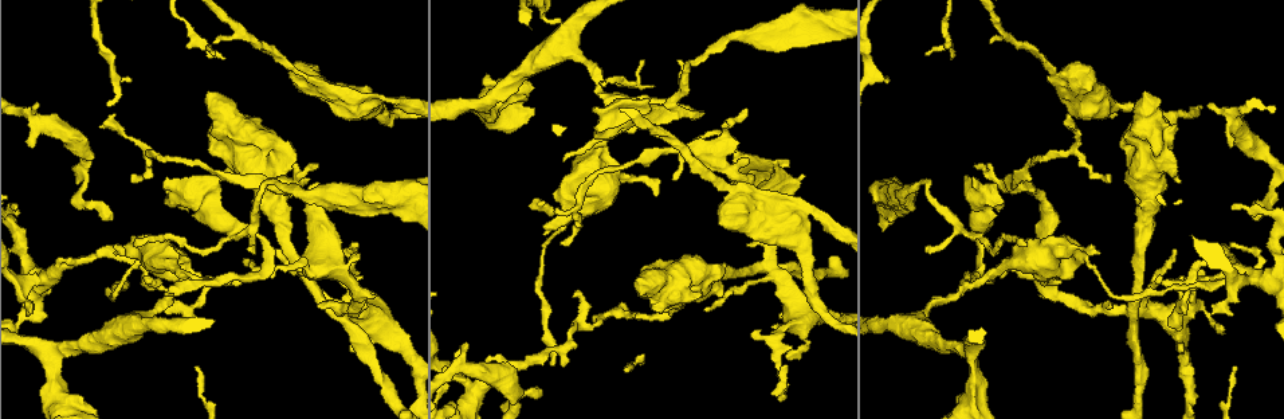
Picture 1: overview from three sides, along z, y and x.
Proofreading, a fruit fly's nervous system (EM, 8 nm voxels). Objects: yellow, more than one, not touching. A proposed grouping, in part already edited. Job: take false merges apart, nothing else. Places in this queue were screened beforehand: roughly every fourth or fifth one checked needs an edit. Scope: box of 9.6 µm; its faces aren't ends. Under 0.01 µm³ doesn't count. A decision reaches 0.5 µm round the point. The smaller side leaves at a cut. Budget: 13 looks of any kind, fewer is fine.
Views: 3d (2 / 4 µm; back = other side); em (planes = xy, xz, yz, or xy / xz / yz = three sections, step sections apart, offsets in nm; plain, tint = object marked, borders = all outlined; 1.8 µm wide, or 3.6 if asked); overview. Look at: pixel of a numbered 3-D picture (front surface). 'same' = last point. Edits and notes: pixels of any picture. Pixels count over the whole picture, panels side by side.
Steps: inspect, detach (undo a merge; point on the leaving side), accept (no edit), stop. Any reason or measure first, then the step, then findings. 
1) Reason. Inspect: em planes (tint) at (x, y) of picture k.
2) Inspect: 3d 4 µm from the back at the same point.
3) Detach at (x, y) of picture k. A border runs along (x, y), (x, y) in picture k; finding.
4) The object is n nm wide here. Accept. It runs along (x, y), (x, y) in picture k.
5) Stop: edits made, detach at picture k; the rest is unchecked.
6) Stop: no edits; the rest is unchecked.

Sudden change in width. Inspect: 3d 4 µm at (676, 108) of picture 1.

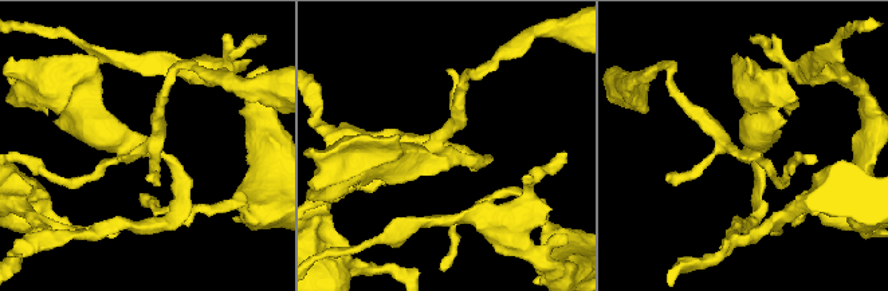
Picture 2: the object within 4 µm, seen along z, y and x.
Inspect: em xy step 8 (tint) at (447, 155) of picture 2.

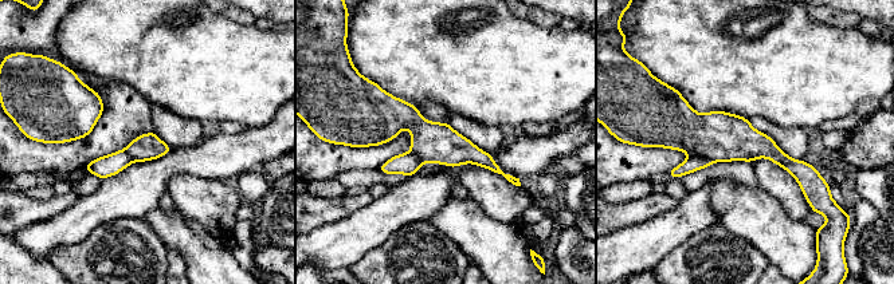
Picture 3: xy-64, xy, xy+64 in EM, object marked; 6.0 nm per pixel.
Another direction. Inspect: em planes (tint) at the same point.

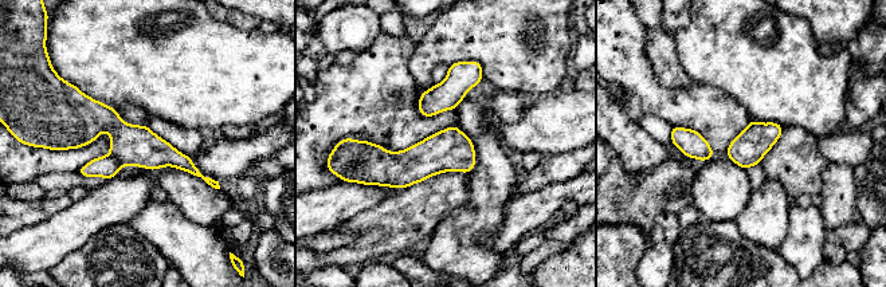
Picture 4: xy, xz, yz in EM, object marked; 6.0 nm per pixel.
The object is 200 nm wide here. Detach at (106, 166) of picture 4. A border runs along (109, 154), (124, 165) in picture 4; a second cell is stuck on.

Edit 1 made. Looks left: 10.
Sudden change in width. Inspect: em planes (tint) at (187, 282) of picture 1.

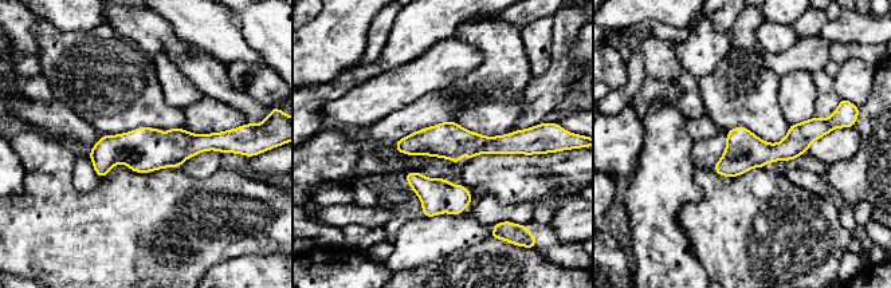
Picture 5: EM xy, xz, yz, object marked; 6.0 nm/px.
Accept. It runs along (223, 146), (191, 144), (93, 154) in picture 5; continuous, no second cell.

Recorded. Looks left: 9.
See it whole again. Inspect: overview.

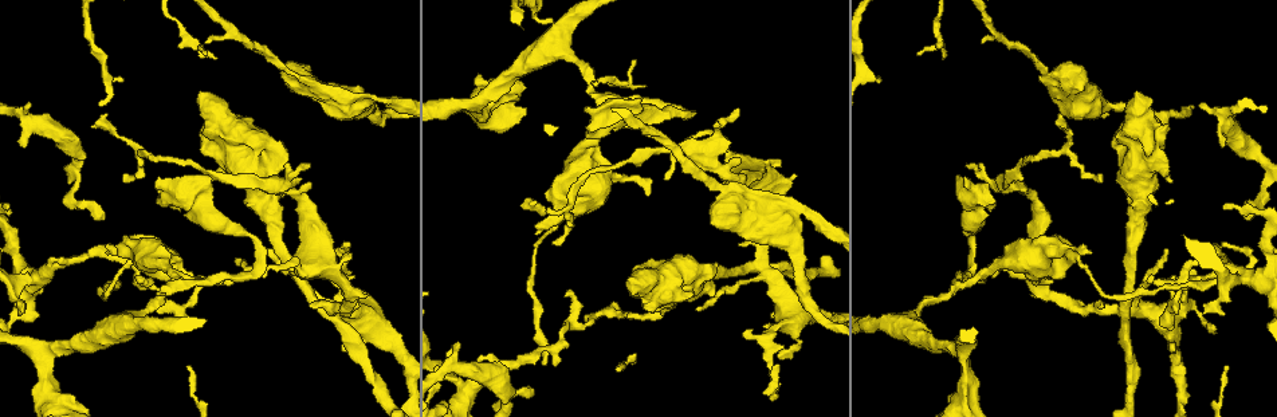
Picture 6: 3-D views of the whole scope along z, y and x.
Sharp bend. Inspect: em 3.6 µm planes (tint) at (962, 394) of picture 6.

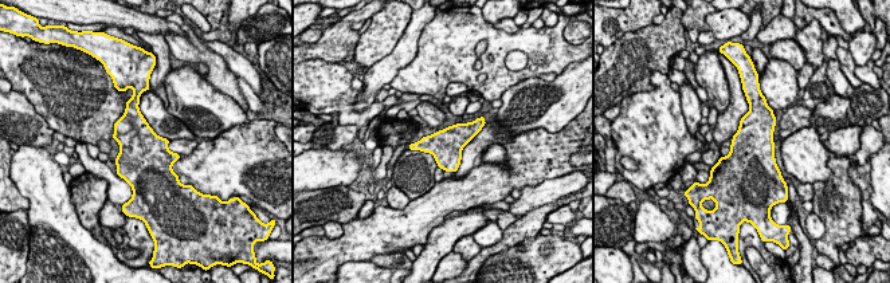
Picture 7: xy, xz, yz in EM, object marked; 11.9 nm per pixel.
Accept. One cell here.

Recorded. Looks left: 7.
Branch point. Inspect: em planes (plain) at (1228, 121) of picture 6.

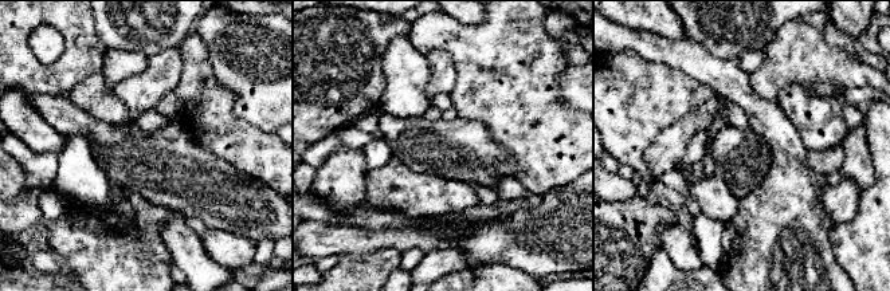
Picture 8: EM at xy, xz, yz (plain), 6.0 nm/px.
With the object marked. Inspect: em planes (tint) at the same point.

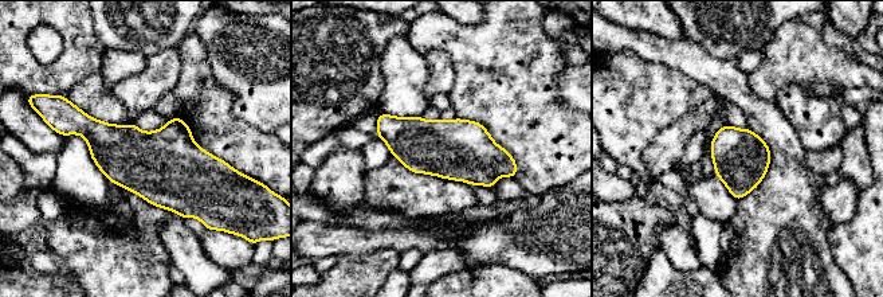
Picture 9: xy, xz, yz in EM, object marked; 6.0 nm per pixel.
The object is 340 nm wide here. Accept. One cell here.

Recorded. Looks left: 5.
Stop: edits made, detach at picture 4; the rest is unchecked.

